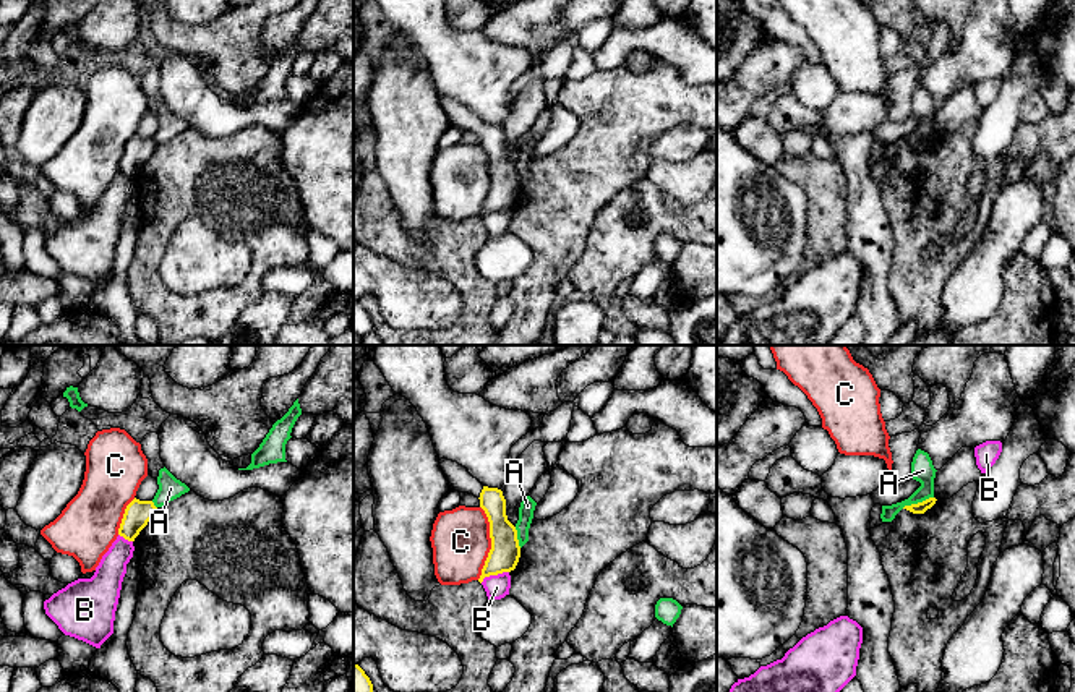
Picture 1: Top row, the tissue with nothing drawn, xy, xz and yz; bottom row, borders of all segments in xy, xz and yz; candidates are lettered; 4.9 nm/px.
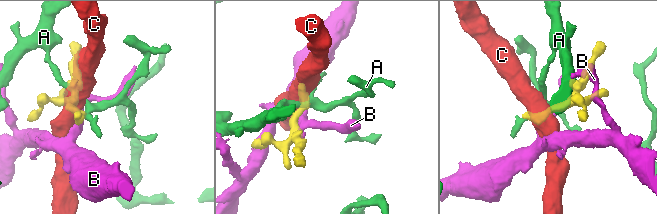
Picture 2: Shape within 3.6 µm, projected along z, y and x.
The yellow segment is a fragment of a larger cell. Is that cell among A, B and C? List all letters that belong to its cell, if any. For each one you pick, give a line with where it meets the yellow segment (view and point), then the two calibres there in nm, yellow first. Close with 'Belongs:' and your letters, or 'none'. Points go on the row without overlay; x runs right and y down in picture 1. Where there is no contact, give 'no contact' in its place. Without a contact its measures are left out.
Belongs: none

